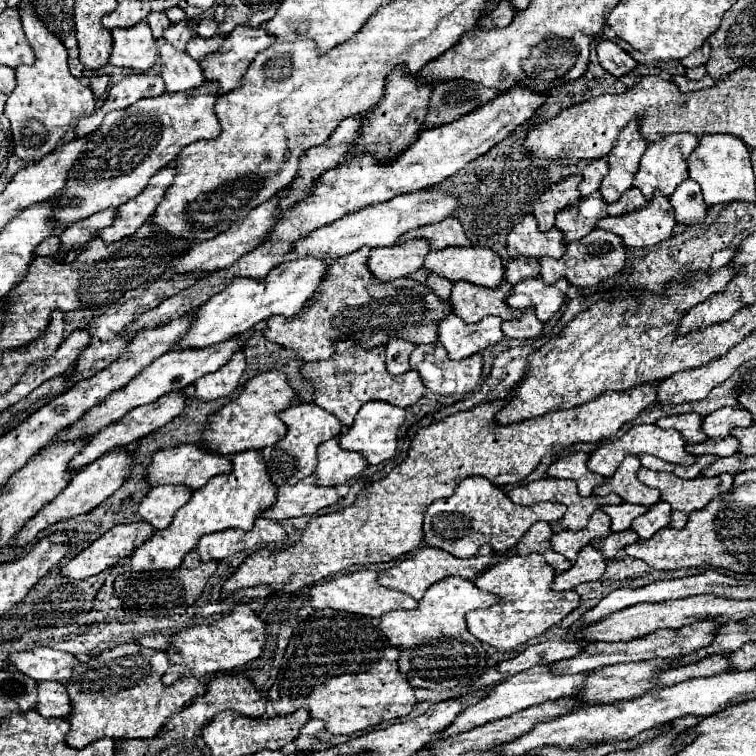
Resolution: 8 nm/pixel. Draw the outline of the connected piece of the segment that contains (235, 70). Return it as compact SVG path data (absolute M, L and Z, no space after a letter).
M237 26L225 38L219 50L199 60L199 66L203 68L203 72L207 72L207 82L219 84L219 94L227 94L231 92L231 88L241 86L243 74L251 60L273 42L277 42L277 38L269 36L263 26Z

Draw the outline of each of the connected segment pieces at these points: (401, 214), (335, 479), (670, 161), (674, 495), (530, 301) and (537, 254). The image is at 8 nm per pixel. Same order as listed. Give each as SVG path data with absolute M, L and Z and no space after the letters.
M433 188L413 194L401 194L381 204L371 204L367 208L361 208L359 212L347 214L339 218L333 224L327 224L325 228L317 228L311 232L311 236L305 236L303 240L295 242L295 248L291 250L291 258L303 258L303 256L321 256L327 260L343 258L361 246L369 248L381 248L381 246L393 246L397 238L413 228L435 224L447 216L453 216L457 210L457 198L447 196L445 192L437 192Z
M331 438L317 448L317 468L315 484L319 486L337 486L345 484L353 476L361 474L367 468L367 462L357 452L345 452L339 448L339 438Z
M669 134L669 136L663 136L661 140L649 144L645 154L641 156L639 172L635 174L633 186L639 188L647 200L653 196L655 190L659 190L663 196L671 196L675 192L675 188L683 180L689 178L685 160L695 150L695 146L697 146L697 136L695 134Z
M641 468L637 472L637 478L661 492L661 500L671 504L671 526L681 530L689 518L689 514L697 508L703 508L713 496L725 494L731 490L733 476L721 474L715 478L693 478L693 480L683 480L673 474L665 472L653 472L647 468Z
M539 278L521 280L511 288L507 304L517 310L527 310L535 306L537 318L541 322L547 322L565 302L567 288L569 288L569 282L565 278L559 278L553 286L543 284Z
M527 214L507 236L507 254L515 258L515 254L527 258L561 258L565 254L563 232L551 228L549 232L541 232L537 228L537 220L533 214Z

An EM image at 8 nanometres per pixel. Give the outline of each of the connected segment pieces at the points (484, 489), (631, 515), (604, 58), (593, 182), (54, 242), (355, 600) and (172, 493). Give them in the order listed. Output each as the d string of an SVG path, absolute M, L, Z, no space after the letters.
M469 476L459 482L451 498L433 502L423 520L423 532L427 546L451 552L457 558L471 558L477 554L481 544L491 544L493 550L505 552L515 546L523 534L539 520L557 522L565 514L565 506L559 502L537 502L531 506L513 504L503 490L493 486L481 476Z
M621 502L617 506L603 506L601 510L611 516L611 530L613 532L623 532L623 530L631 528L631 522L637 516L647 512L645 506L635 506L635 504L629 504L629 502Z
M609 40L599 42L597 56L603 70L607 70L611 76L623 76L637 66L637 62L625 50L621 50L615 42L609 42Z
M601 158L601 160L591 160L585 168L583 168L583 180L579 184L579 192L581 196L589 196L593 194L595 190L599 190L599 184L601 180L605 178L607 174L607 162Z
M53 234L53 236L49 236L45 242L41 242L41 244L36 247L34 253L36 256L55 256L57 250L59 250L59 238Z
M355 570L355 572L339 574L327 582L319 582L319 584L311 586L309 598L311 598L311 606L317 610L333 608L333 610L343 610L343 612L353 612L353 614L361 614L361 616L373 616L373 618L379 618L397 608L403 608L403 610L417 608L417 600L413 600L405 592L389 590L389 588L381 586L377 582L377 572L373 572L373 570Z
M171 484L153 486L141 500L139 514L155 530L163 530L171 524L173 514L181 506L185 506L189 498L191 498L191 490L185 486L171 486Z

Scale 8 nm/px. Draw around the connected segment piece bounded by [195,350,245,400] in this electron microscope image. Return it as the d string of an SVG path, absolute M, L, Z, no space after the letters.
M237 350L225 366L221 366L217 372L201 376L195 382L197 398L215 400L221 396L229 396L237 388L243 370L245 370L245 354L243 354L243 350Z

